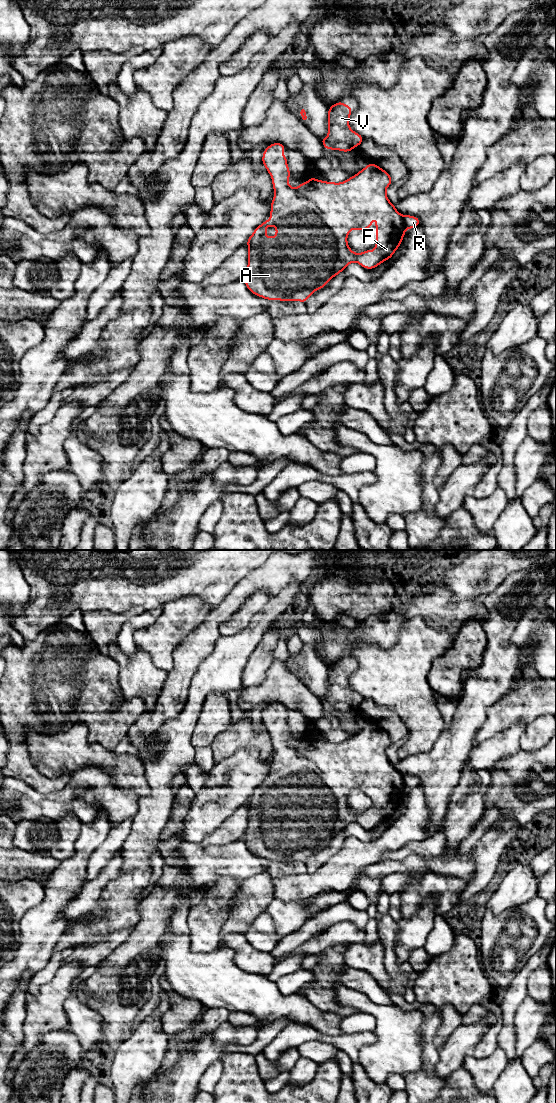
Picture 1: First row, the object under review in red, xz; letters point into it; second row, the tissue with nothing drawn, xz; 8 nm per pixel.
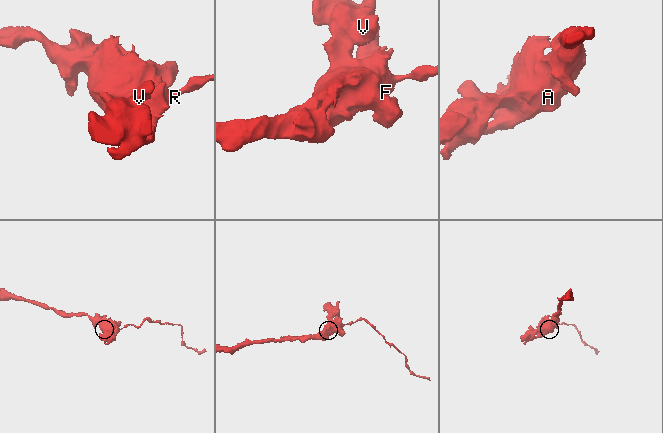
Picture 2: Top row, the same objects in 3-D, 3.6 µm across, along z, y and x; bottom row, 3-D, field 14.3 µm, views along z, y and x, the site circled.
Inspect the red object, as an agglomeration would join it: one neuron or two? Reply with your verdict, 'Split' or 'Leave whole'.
Split

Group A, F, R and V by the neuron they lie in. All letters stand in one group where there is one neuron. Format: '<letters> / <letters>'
A F V / R

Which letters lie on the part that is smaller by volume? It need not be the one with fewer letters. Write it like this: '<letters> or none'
R

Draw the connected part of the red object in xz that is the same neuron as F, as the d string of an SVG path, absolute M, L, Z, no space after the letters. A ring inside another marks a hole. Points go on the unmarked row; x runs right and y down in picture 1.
M273 703L263 711L262 723L272 738L275 754L271 763L270 779L255 788L246 802L248 826L244 833L244 842L251 853L264 859L305 863L316 850L325 847L330 839L342 832L351 822L357 822L366 829L373 829L390 819L402 803L405 783L403 775L396 770L386 755L386 749L393 743L391 737L376 724L369 723L344 742L326 742L311 737L307 742L293 748L288 744L290 730L287 717L283 715L285 709L281 703ZM373 774L376 775L376 808L354 813L348 806L347 796L353 789L367 790L372 785ZM268 786L276 788L275 797L266 795Z

